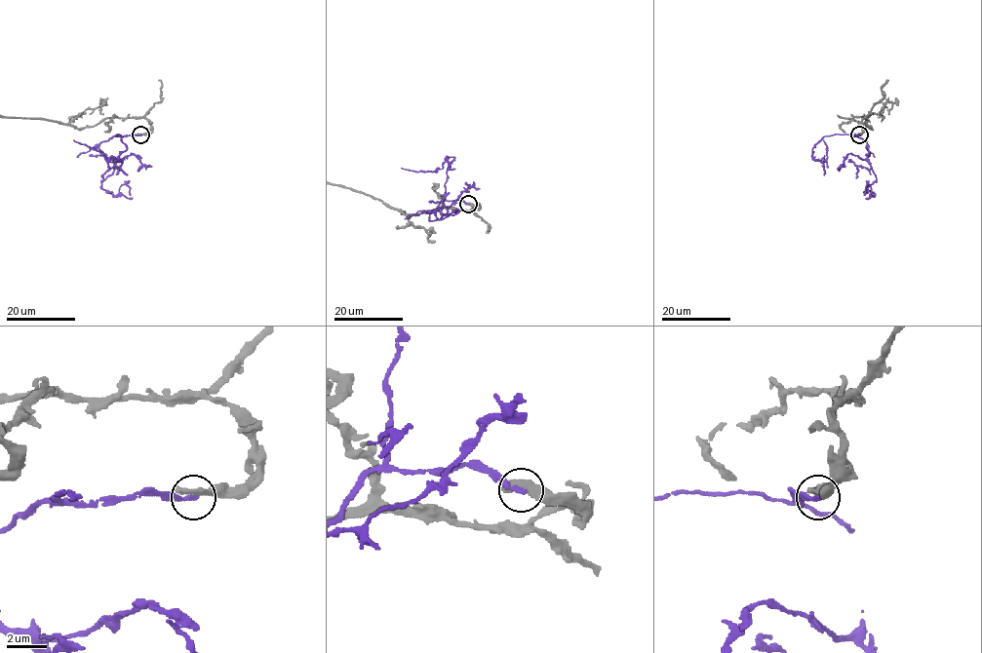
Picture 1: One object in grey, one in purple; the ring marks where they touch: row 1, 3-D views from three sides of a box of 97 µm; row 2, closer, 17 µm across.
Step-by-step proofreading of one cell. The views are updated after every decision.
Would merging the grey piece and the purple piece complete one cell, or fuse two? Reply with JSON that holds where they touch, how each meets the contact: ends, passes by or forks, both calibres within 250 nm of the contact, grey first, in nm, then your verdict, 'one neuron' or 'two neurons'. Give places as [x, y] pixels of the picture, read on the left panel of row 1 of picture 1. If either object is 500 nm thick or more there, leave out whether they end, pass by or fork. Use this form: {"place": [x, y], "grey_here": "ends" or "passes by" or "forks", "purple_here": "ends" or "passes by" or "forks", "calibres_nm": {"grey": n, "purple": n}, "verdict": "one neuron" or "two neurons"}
{"place": [140, 134], "grey_here": "ends", "purple_here": "ends", "calibres_nm": {"grey": 440, "purple": 220}, "verdict": "two neurons"}

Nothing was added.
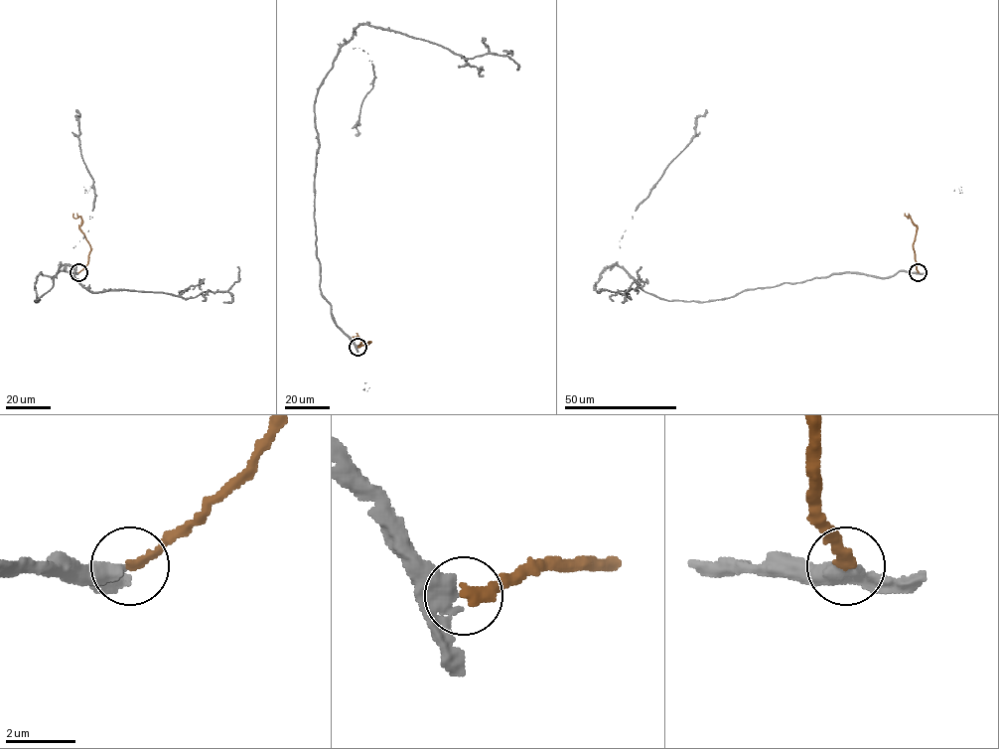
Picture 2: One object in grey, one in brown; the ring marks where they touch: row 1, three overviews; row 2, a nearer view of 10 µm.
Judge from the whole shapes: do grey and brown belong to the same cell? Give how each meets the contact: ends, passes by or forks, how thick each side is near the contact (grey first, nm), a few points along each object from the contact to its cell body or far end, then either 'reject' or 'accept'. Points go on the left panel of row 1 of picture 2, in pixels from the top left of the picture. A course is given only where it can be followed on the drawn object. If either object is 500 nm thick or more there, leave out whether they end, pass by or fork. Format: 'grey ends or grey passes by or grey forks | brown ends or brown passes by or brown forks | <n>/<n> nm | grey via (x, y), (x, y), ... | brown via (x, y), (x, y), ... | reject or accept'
550/300 nm | grey via (77, 272), (40, 272), (35, 300), (63, 265), (93, 292), (184, 298), (226, 291), (238, 280), (236, 267) | brown via (78, 272), (87, 263), (90, 246), (79, 227), (81, 219), (74, 218), (73, 214) | accept

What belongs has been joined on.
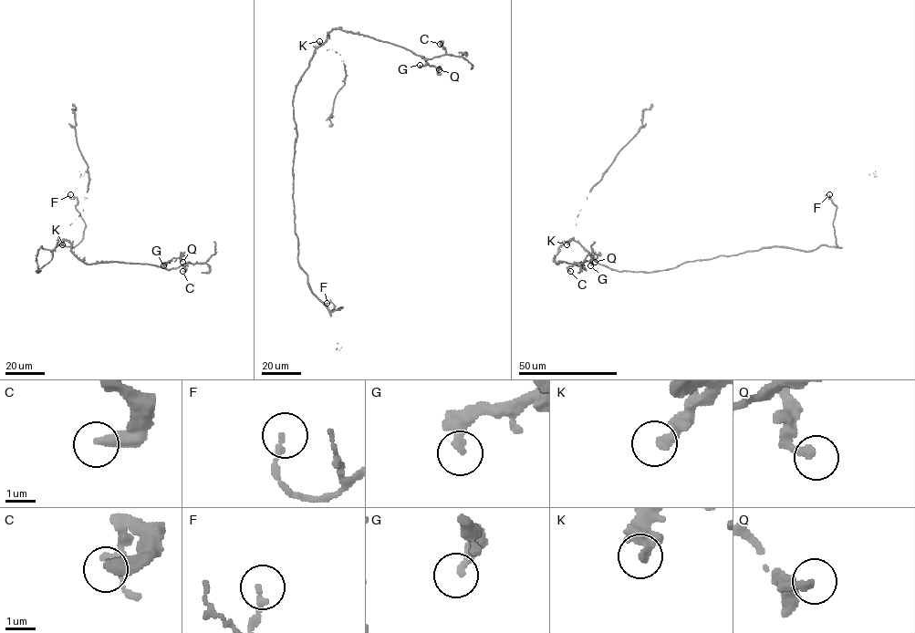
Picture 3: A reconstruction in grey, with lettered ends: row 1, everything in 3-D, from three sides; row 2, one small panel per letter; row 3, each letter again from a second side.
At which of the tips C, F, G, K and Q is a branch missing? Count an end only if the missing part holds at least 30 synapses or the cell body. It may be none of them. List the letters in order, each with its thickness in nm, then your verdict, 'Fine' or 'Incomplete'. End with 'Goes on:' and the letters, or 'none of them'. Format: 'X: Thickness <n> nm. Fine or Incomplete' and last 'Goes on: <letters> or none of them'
C: Thickness 380 nm. Fine
F: Thickness 170 nm. Fine
G: Thickness 280 nm. Fine
K: Thickness 280 nm. Fine
Q: Thickness 280 nm. Fine
Goes on: none of them

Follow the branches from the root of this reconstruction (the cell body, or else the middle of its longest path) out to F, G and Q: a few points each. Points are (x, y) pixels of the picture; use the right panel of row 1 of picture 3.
F: (658, 270), (773, 246), (801, 251), (822, 245), (836, 246), (833, 223), (836, 205), (829, 194)
G: (658, 270), (611, 270), (574, 240), (565, 242), (555, 258), (556, 264), (581, 266), (589, 261), (590, 265)
Q: (658, 270), (611, 270), (574, 240), (565, 242), (555, 258), (556, 264), (581, 266), (597, 254), (595, 262)

